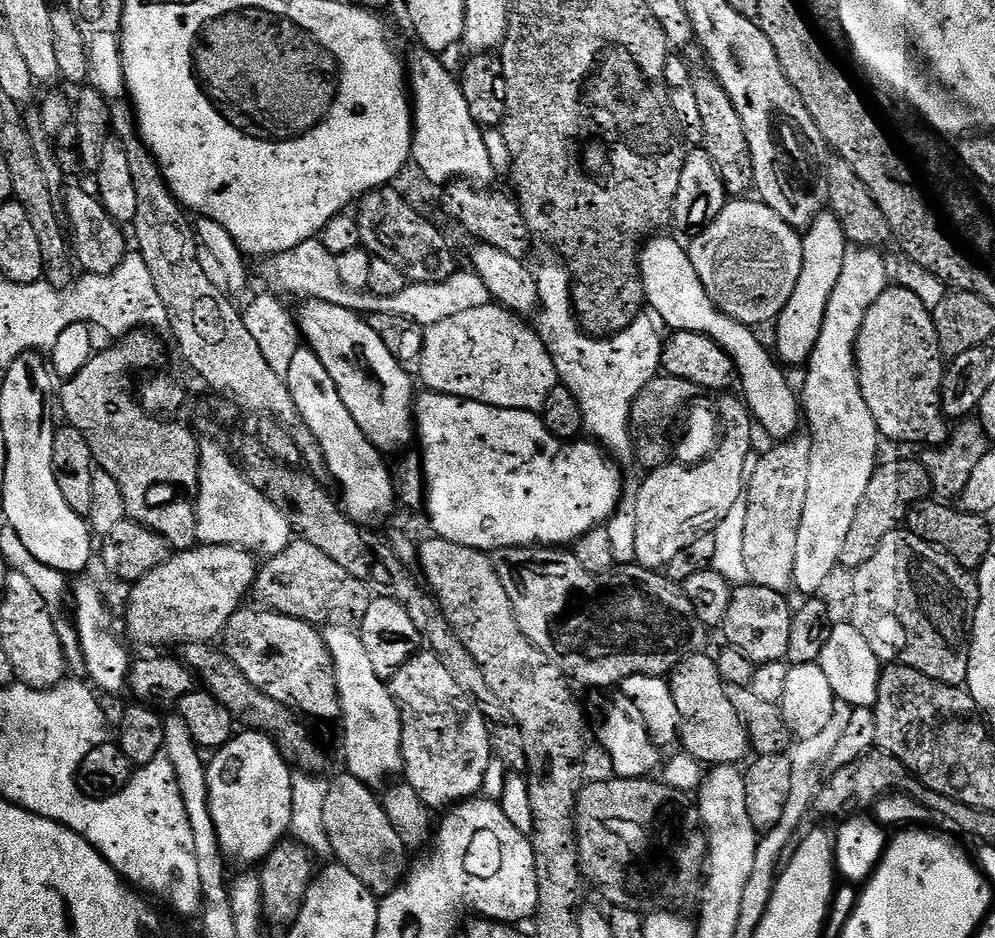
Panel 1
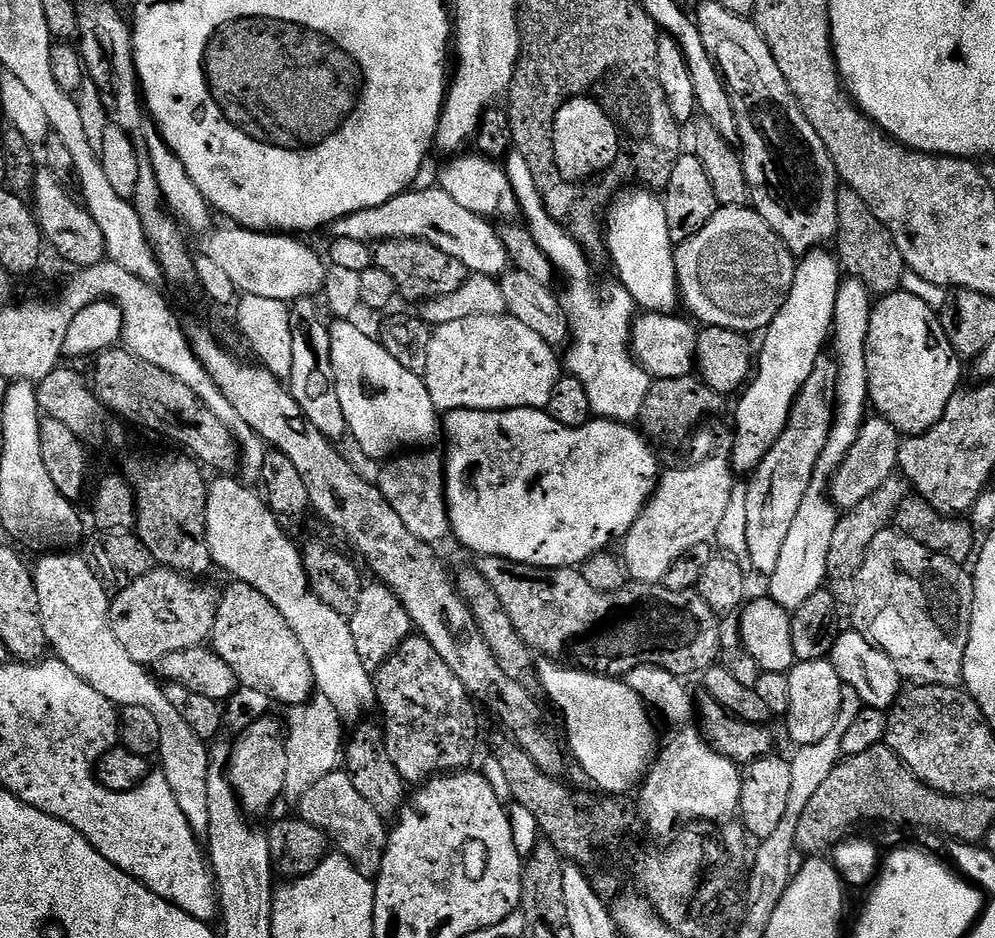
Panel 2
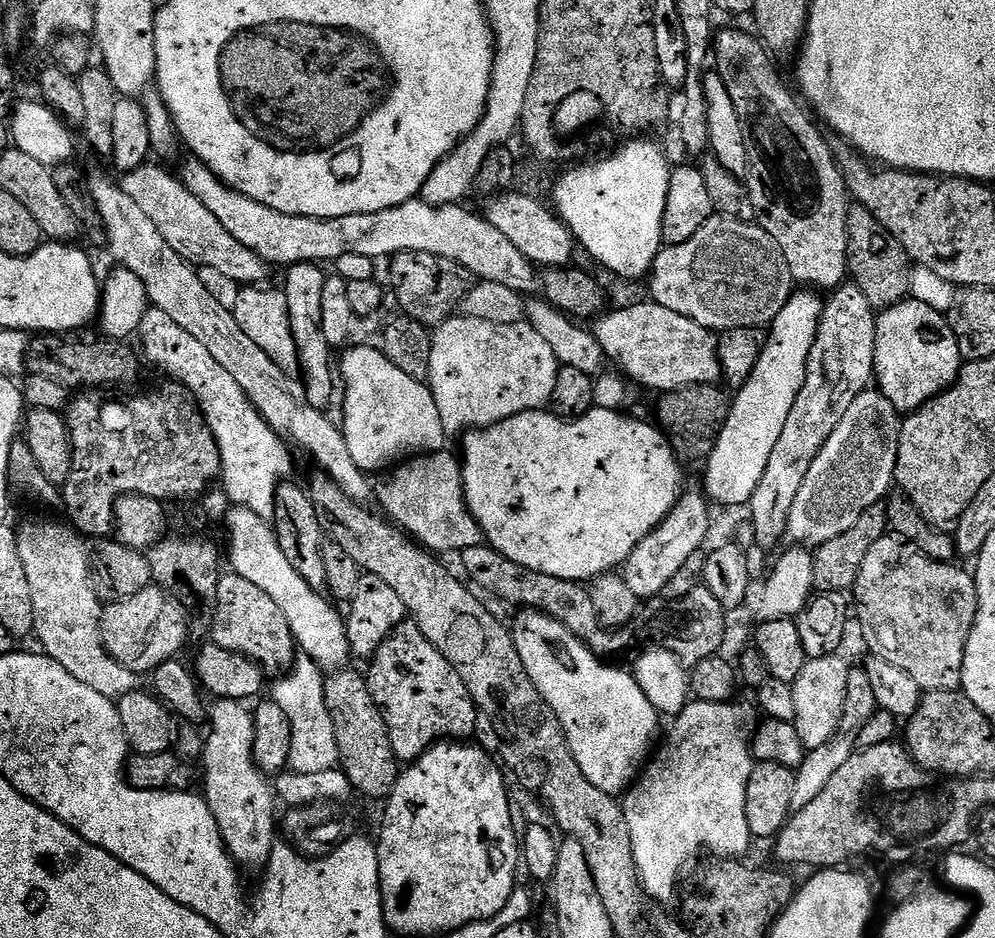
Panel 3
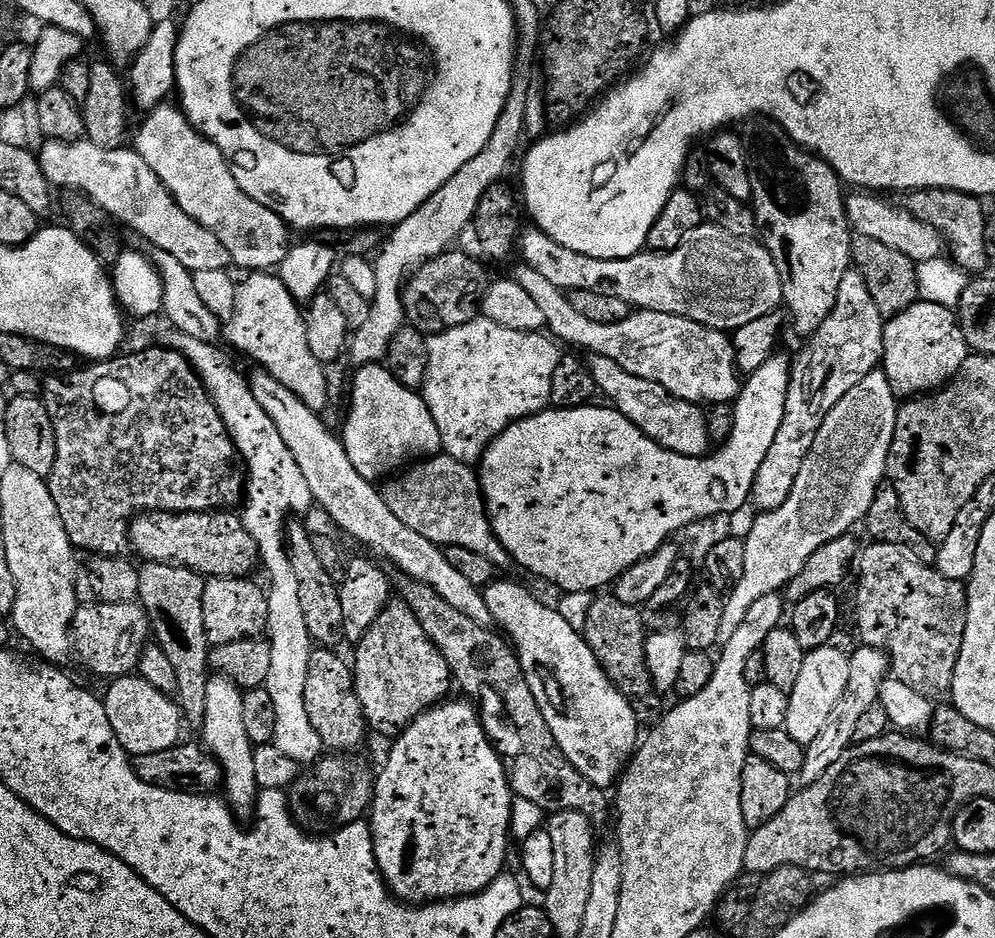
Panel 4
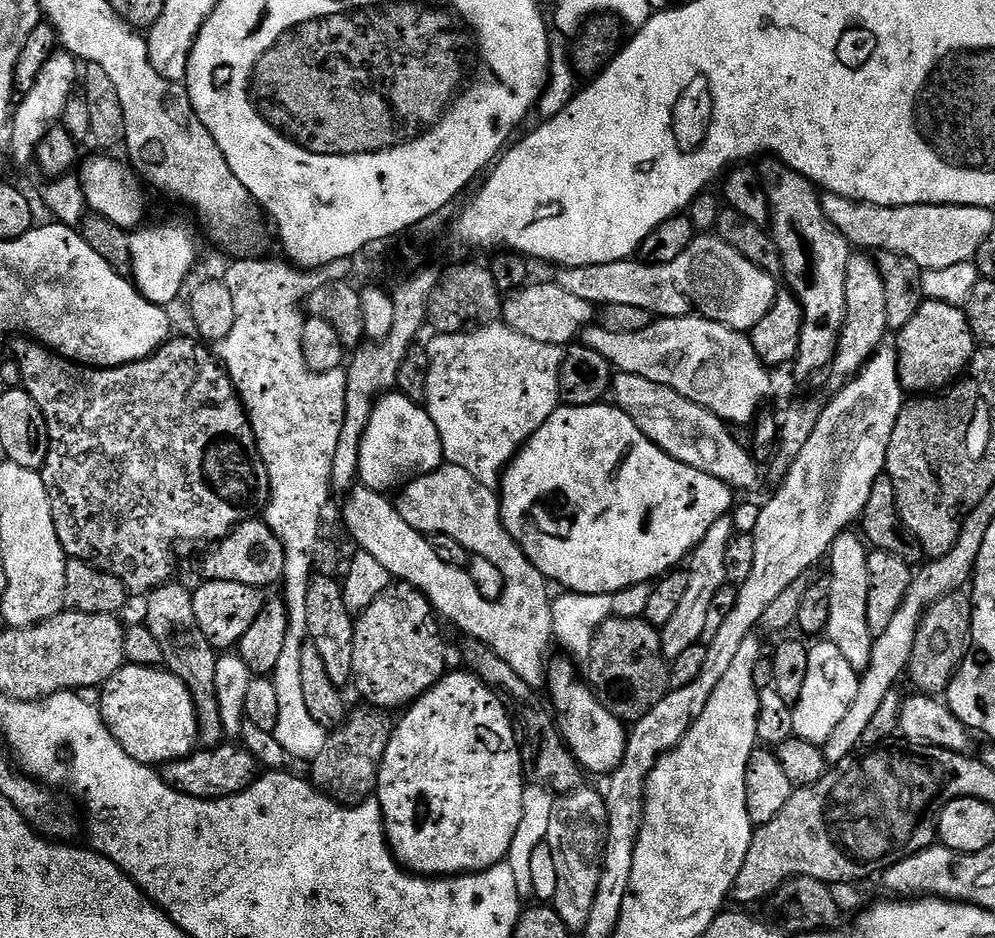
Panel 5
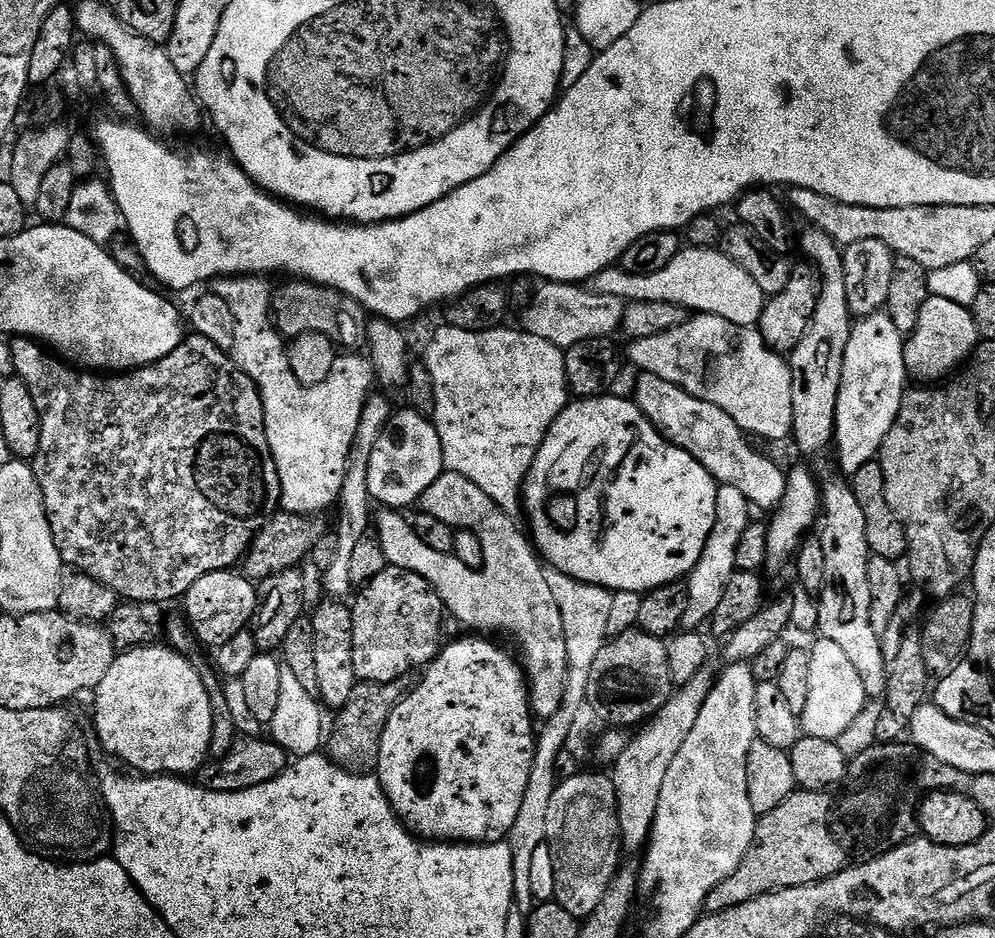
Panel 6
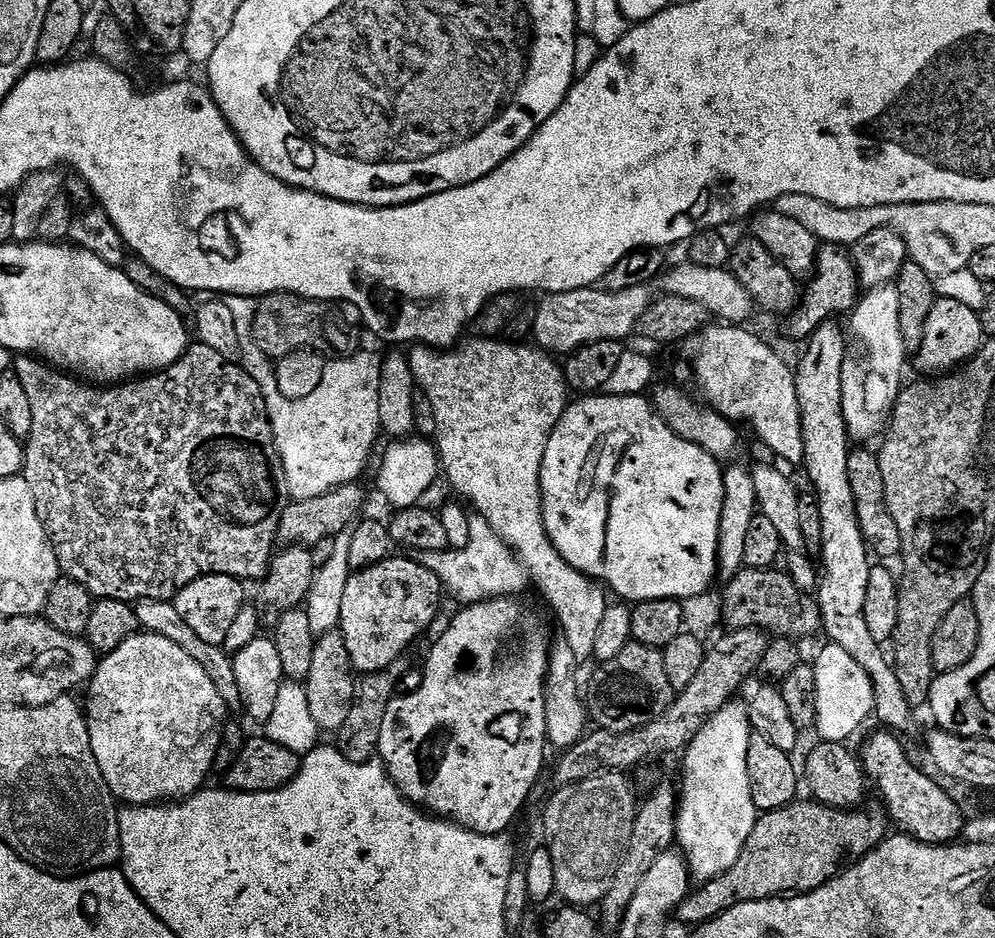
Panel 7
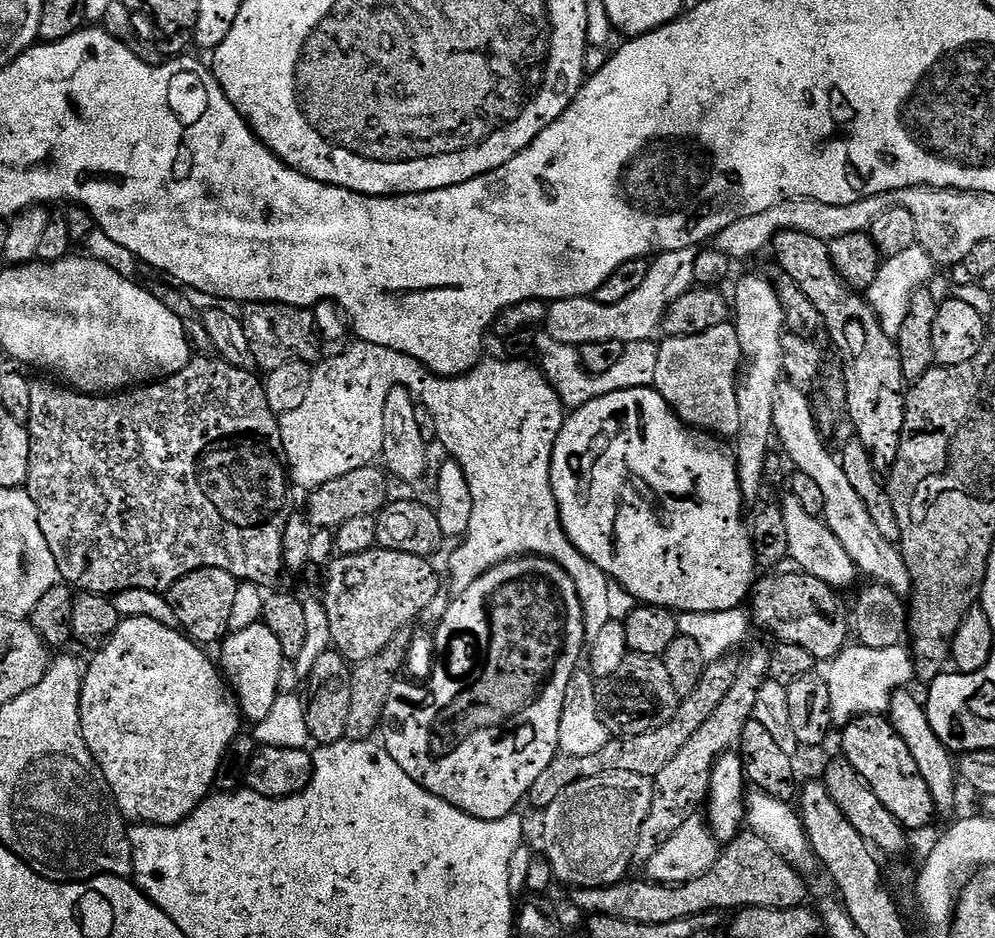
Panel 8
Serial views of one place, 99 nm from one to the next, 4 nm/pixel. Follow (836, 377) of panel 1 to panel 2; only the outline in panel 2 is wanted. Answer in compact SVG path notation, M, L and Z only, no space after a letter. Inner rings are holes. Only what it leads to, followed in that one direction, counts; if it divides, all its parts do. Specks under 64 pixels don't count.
M845 279L836 291L830 331L834 342L836 338L834 359L838 366L832 429L826 438L826 450L822 450L816 472L808 483L806 498L802 498L802 506L798 506L798 514L794 514L790 534L786 534L786 542L782 545L782 558L778 558L778 570L774 570L774 574L767 581L767 595L770 599L778 602L778 606L789 610L800 608L812 594L823 589L826 584L824 580L829 579L830 542L834 539L838 512L826 493L829 491L832 476L846 458L850 446L854 446L860 427L864 425L870 412L866 374L866 334L870 330L873 303L873 293L869 292L861 280Z

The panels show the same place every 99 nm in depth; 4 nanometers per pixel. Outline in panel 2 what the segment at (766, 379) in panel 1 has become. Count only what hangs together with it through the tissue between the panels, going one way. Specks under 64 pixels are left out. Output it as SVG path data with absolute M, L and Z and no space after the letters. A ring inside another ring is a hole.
M625 191L617 195L607 209L606 252L612 255L612 264L620 275L619 283L644 312L672 314L677 311L676 304L678 308L681 298L676 286L676 254L666 226L666 210L655 191L640 191L644 192Z

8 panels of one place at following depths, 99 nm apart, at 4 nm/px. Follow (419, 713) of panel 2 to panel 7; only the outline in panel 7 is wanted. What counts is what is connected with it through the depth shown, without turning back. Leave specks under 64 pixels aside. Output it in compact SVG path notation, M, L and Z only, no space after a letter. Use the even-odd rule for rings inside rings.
M393 554L374 566L353 571L350 582L346 582L338 631L344 636L346 650L350 650L350 662L357 673L385 672L394 661L405 655L403 652L435 622L440 612L441 573L426 570L419 559L410 559Z

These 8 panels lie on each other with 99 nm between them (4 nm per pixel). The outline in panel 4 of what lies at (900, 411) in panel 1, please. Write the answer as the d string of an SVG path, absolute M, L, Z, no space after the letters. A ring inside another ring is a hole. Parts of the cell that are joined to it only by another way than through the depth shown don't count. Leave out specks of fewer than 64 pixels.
M917 302L885 323L882 371L897 398L919 398L943 388L948 381L956 379L962 362L966 362L969 355L970 349L960 329L957 313L946 306Z

